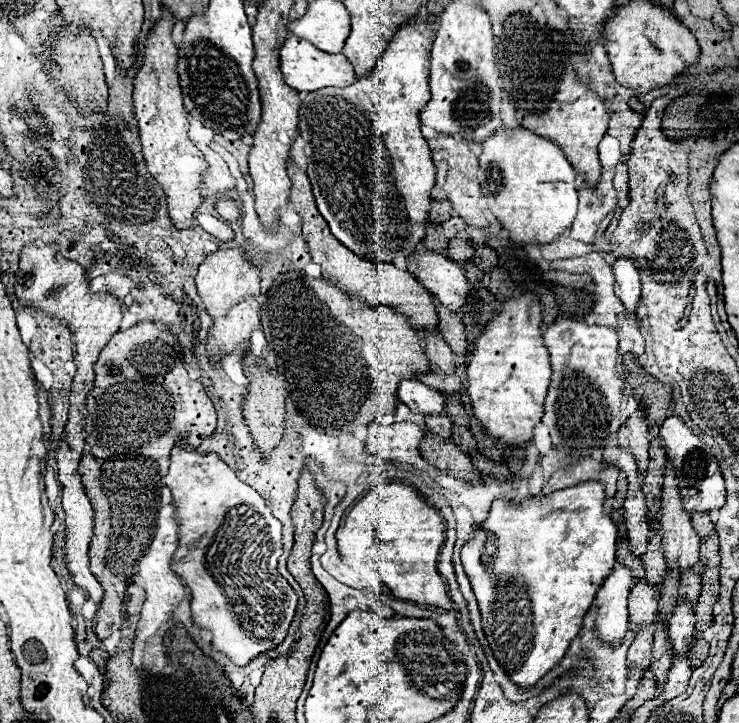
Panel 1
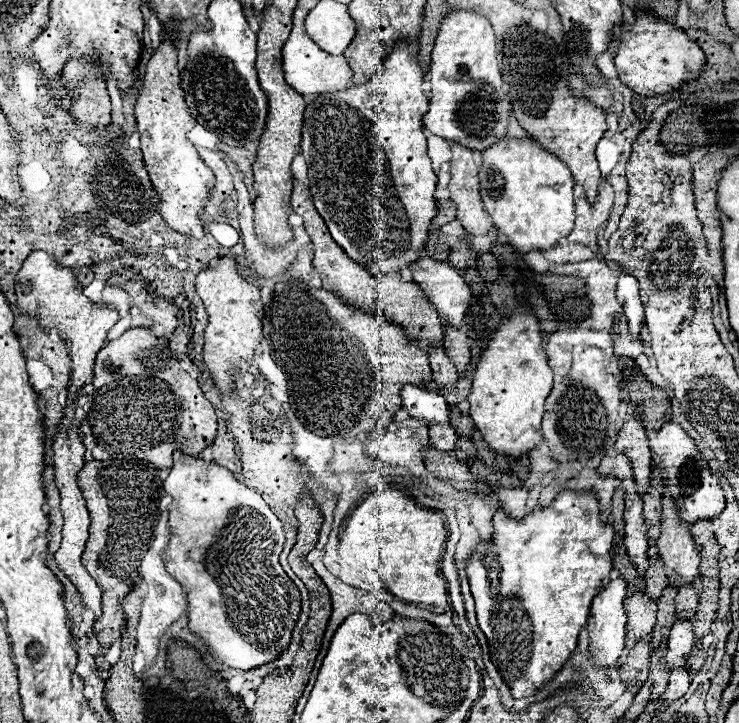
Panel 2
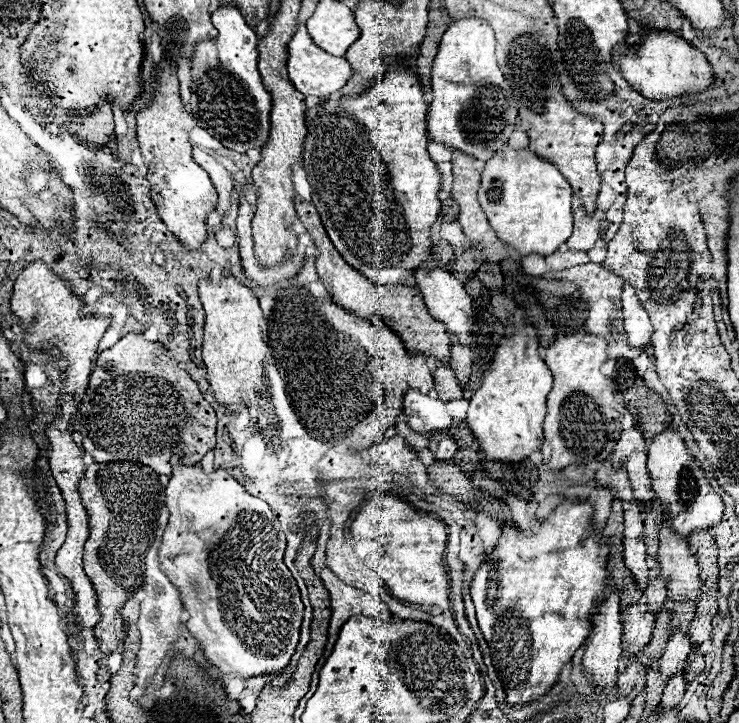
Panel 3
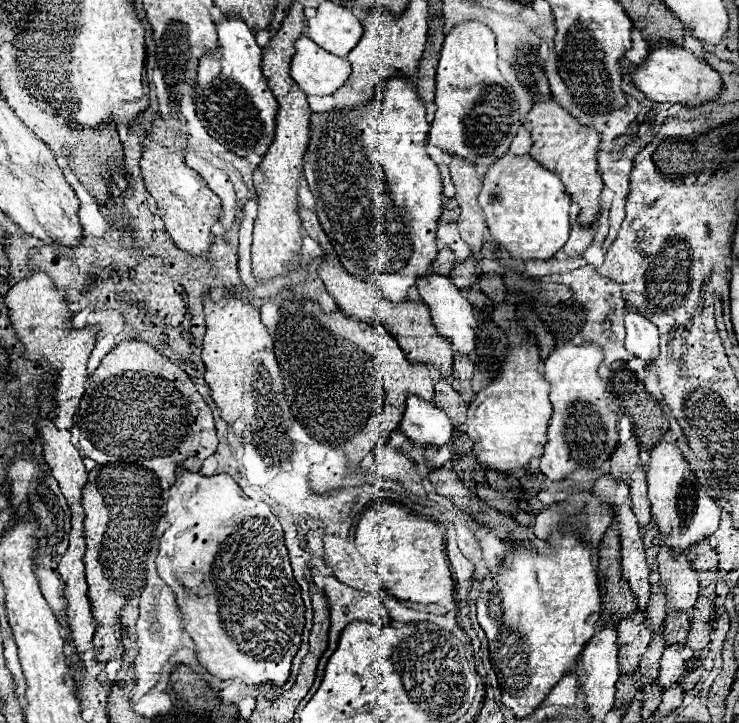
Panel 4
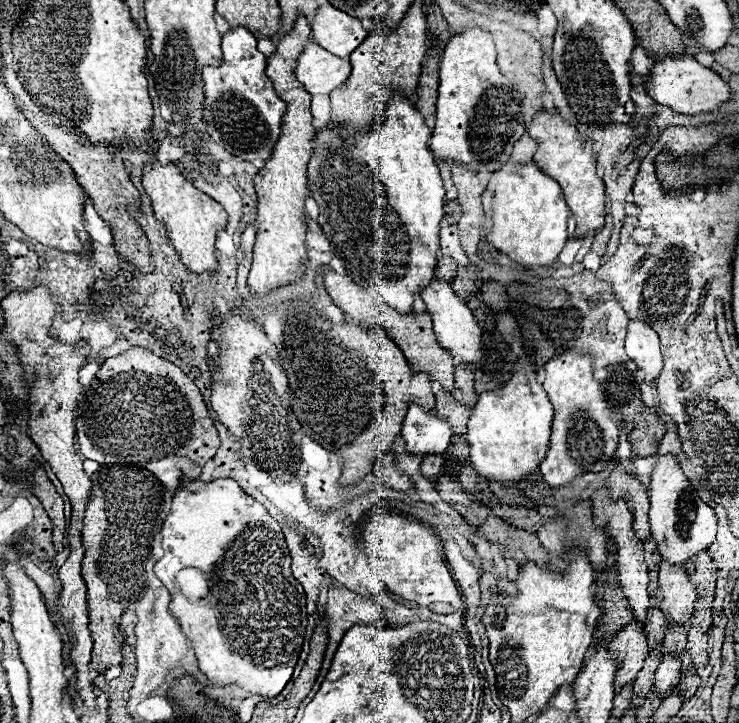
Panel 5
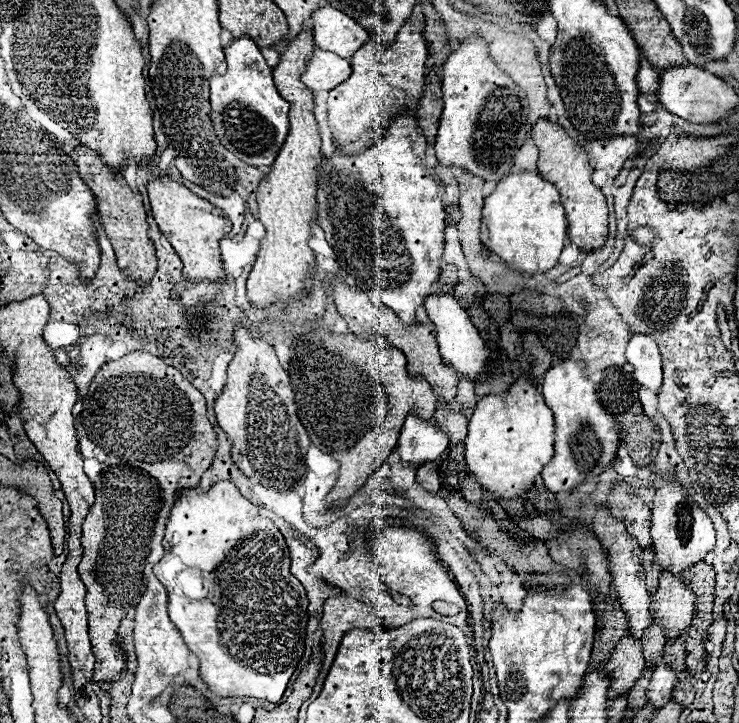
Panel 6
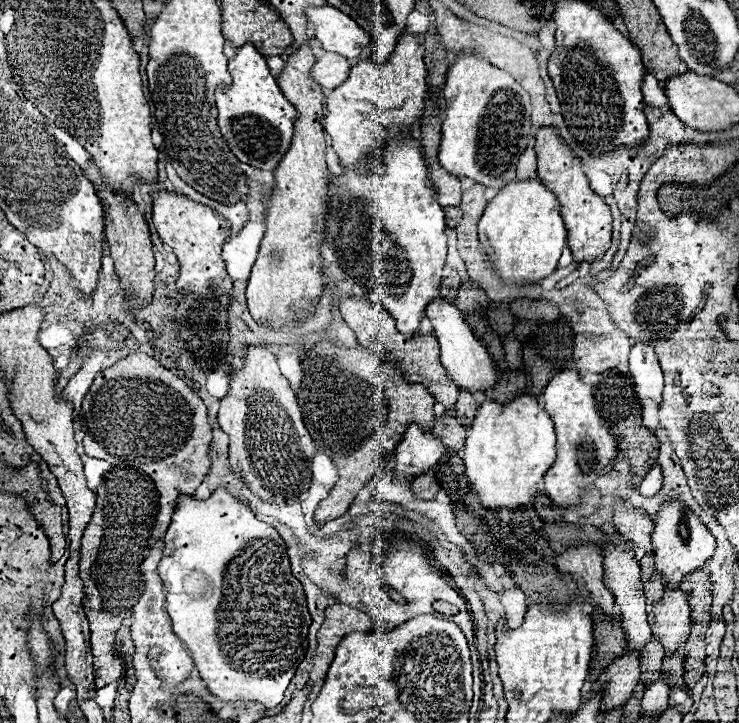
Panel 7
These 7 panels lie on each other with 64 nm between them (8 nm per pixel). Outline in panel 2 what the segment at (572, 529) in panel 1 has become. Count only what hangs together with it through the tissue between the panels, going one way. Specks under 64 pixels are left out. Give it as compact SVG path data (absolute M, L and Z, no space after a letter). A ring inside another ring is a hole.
M562 490L550 506L536 508L520 520L498 508L492 526L496 530L494 536L480 540L476 552L466 560L466 574L476 600L478 624L494 648L490 650L494 654L492 662L510 686L512 696L526 698L534 696L542 682L550 680L576 648L592 598L610 580L614 528L600 518L600 504L594 490Z

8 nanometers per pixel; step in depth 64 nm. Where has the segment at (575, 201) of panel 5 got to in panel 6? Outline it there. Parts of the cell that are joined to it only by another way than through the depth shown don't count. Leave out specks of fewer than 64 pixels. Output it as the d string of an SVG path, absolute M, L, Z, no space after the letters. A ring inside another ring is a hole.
M540 118L532 128L532 140L540 150L538 156L538 172L540 176L548 178L556 184L562 204L566 208L568 228L570 228L570 242L578 244L580 250L592 252L594 248L604 246L608 236L608 206L602 190L592 184L592 168L588 162L588 152L582 150L574 138L566 134L566 130L550 122L548 118Z

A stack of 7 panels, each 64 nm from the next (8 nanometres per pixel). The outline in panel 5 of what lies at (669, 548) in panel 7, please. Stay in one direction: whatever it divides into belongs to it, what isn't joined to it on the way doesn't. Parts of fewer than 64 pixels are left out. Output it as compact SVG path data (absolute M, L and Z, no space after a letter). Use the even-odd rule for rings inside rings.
M664 454L656 460L650 478L650 530L664 560L670 564L684 564L700 550L706 550L716 538L716 512L698 498L690 480L684 476L674 454Z

